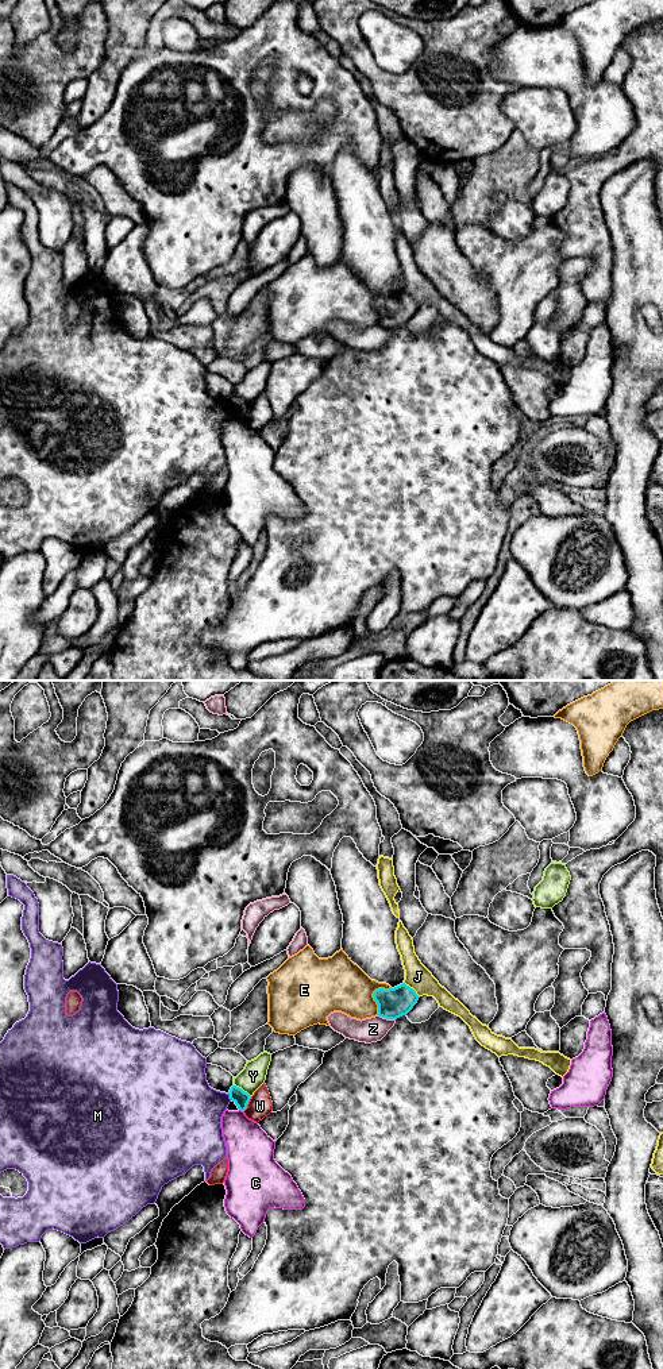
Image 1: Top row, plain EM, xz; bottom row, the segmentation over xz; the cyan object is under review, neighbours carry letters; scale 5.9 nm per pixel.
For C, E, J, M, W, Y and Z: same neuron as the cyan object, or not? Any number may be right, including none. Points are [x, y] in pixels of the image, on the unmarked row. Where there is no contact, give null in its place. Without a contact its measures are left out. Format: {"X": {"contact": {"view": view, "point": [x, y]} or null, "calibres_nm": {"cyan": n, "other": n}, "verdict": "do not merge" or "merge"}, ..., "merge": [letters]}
{"C": {"contact": {"view": "xz", "point": [241, 419]}, "calibres_nm": {"cyan": 90, "other": 280}, "verdict": "do not merge"}, "E": {"contact": {"view": "xz", "point": [373, 304]}, "calibres_nm": {"cyan": 180, "other": 320}, "verdict": "do not merge"}, "J": {"contact": {"view": "xz", "point": [412, 297]}, "calibres_nm": {"cyan": 180, "other": 150}, "verdict": "do not merge"}, "M": {"contact": {"view": "xz", "point": [230, 405]}, "calibres_nm": {"cyan": 90, "other": 380}, "verdict": "do not merge"}, "W": {"contact": {"view": "xz", "point": [247, 412]}, "calibres_nm": {"cyan": 90, "other": 140}, "verdict": "do not merge"}, "Y": {"contact": {"view": "xz", "point": [241, 397]}, "calibres_nm": {"cyan": 90, "other": 150}, "verdict": "do not merge"}, "Z": {"contact": {"view": "xz", "point": [386, 327]}, "calibres_nm": {"cyan": 180, "other": 150}, "verdict": "do not merge"}, "merge": []}

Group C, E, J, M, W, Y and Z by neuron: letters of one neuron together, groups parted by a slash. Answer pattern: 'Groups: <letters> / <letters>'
Groups: C / E / J / M / W / Y / Z

